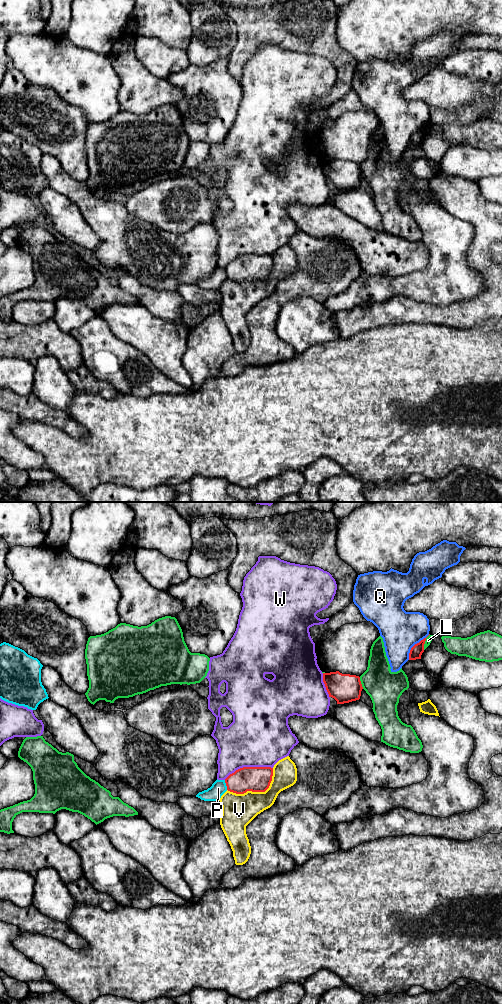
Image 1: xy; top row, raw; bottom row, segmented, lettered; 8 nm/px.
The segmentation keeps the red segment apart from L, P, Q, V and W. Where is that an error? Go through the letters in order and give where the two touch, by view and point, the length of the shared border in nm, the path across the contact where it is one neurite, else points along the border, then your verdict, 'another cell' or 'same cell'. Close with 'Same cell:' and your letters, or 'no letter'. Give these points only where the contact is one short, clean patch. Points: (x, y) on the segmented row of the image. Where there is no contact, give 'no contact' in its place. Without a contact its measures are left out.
L: meets red in xy at (424, 642); contact 140 nm long; another cell
P: meets red in xy at (226, 785); contact 80 nm long; border along xy (224, 780), (227, 789); another cell
Q: meets red in xy at (414, 645); contact 260 nm long; another cell
V: meets red in xy at (257, 791); contact 420 nm long; another cell
W: meets red in xy at (248, 767); contact 400 nm long; another cell
Same cell: no letter

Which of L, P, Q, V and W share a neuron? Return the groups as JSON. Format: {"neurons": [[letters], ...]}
{"neurons": [["L"], ["P"], ["Q"], ["V"], ["W"]]}

